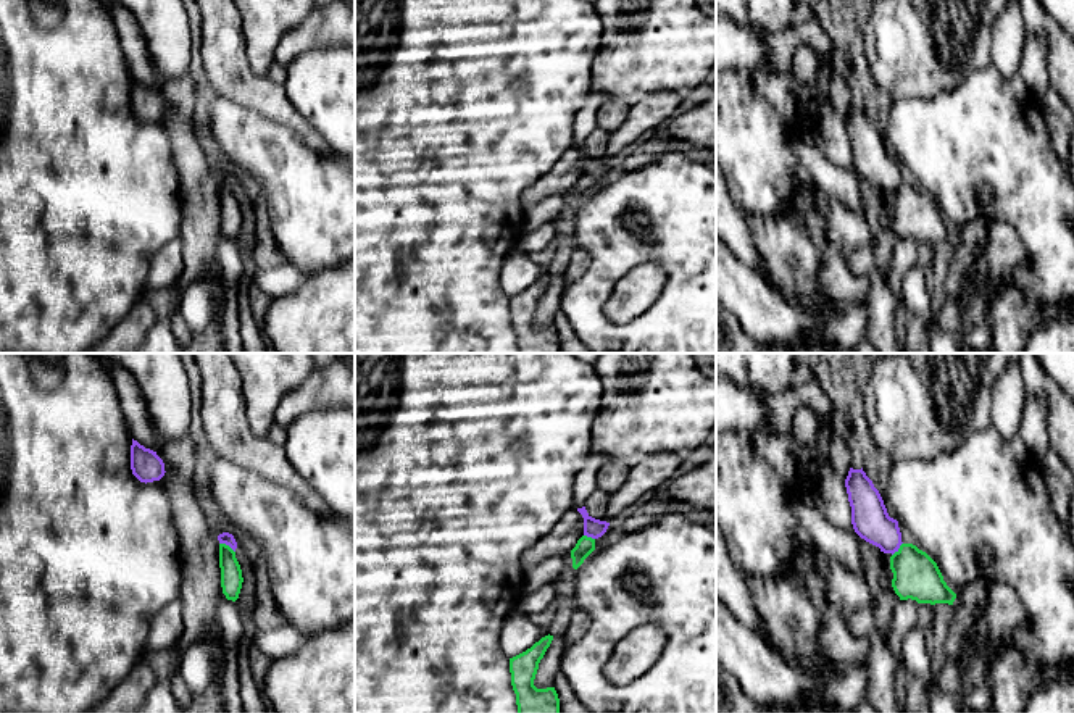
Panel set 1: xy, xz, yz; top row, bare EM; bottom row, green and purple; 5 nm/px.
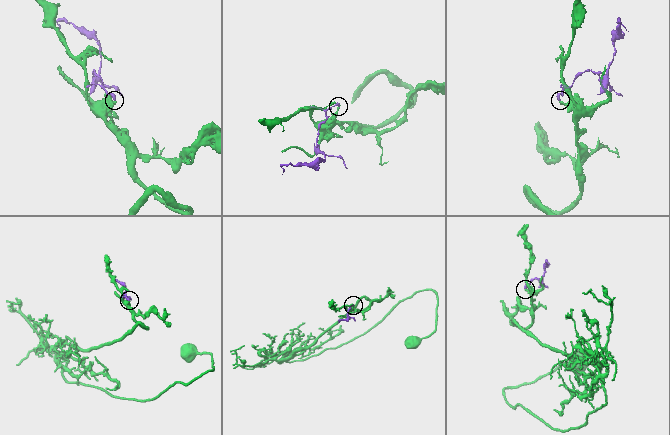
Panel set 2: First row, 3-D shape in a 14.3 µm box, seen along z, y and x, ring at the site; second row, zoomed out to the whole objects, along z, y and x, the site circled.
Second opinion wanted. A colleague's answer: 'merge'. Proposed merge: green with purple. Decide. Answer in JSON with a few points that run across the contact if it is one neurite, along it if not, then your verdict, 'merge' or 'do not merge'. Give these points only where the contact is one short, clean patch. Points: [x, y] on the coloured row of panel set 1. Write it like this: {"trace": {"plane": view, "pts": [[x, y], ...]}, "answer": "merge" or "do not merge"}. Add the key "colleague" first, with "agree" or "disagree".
{"colleague": "disagree", "trace": {"plane": "xy", "pts": [[220, 542], [224, 542], [234, 552]]}, "answer": "do not merge"}

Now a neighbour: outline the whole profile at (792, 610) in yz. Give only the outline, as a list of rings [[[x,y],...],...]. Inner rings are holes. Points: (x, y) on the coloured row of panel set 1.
[[[810,553],[793,557],[793,571],[789,579],[766,579],[740,573],[753,595],[764,631],[760,634],[769,648],[781,658],[790,652],[800,658],[816,658],[827,668],[811,671],[819,681],[837,676],[821,650],[819,631],[829,608],[826,577],[816,568]]]

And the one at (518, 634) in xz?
[[[511,613],[502,628],[500,645],[508,658],[513,658],[542,639],[542,631],[526,615]]]

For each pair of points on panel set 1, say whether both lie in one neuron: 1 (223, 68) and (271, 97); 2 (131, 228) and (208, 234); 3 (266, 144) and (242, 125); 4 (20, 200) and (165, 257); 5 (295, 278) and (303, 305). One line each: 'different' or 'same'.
1: same
2: different
3: same
4: different
5: different

